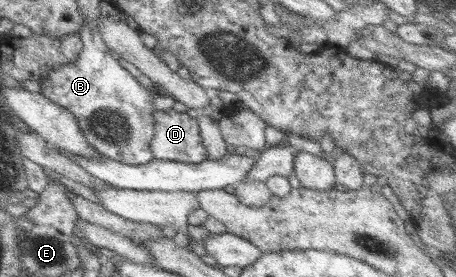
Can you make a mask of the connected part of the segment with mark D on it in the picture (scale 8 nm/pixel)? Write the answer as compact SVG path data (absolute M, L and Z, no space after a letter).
M173 109L169 112L155 111L153 119L155 130L153 140L150 140L150 149L155 159L189 164L197 164L207 159L207 151L202 143L197 119L190 118L186 113L182 114Z

